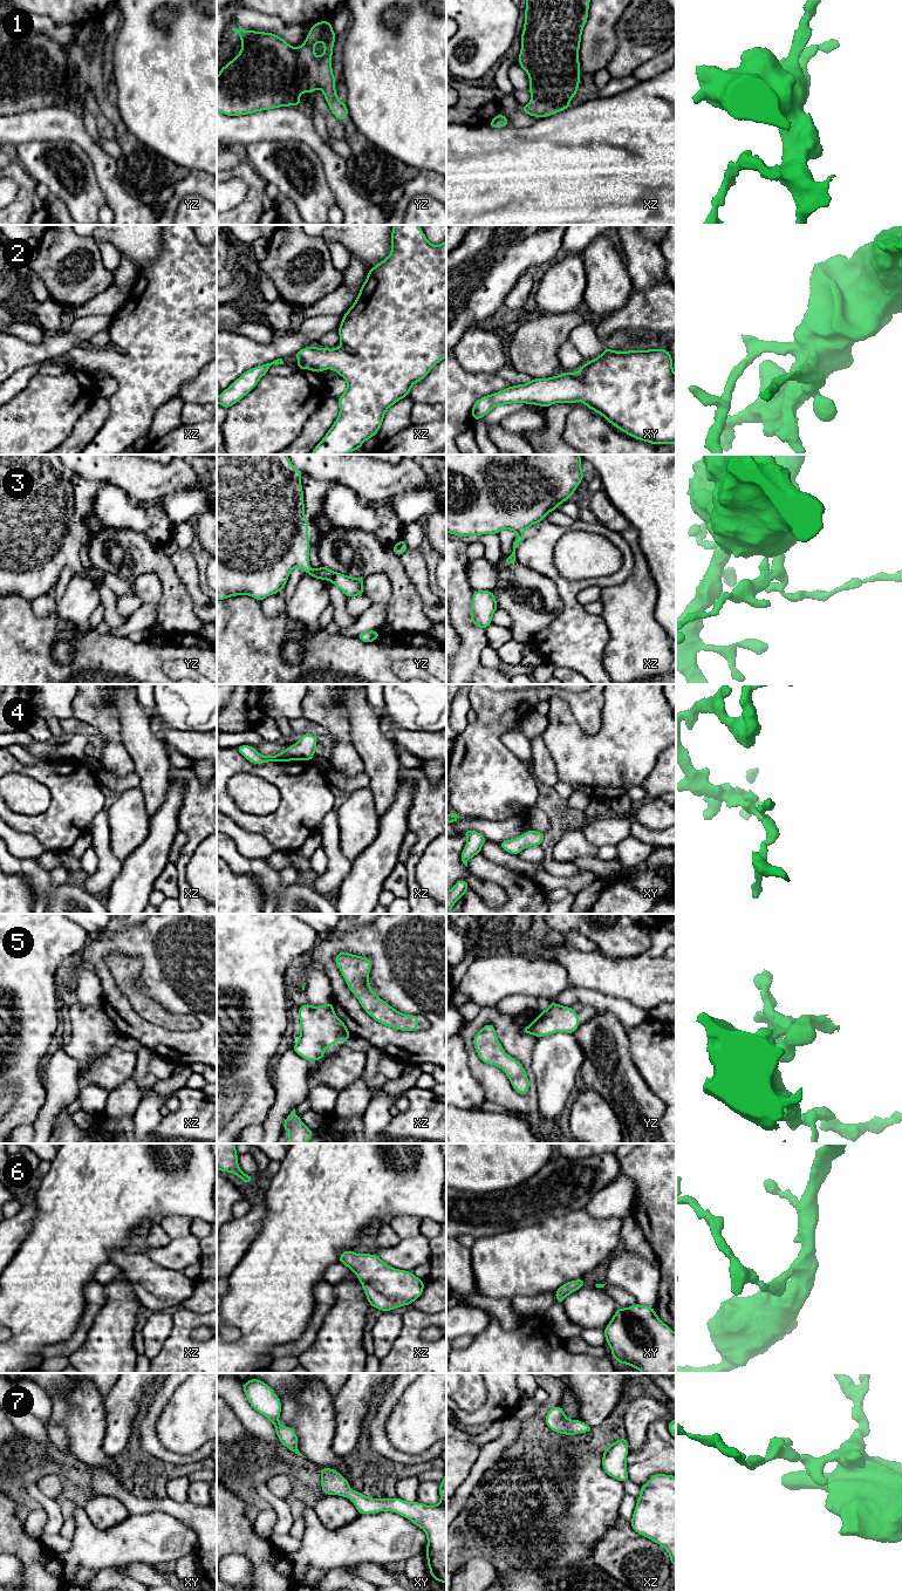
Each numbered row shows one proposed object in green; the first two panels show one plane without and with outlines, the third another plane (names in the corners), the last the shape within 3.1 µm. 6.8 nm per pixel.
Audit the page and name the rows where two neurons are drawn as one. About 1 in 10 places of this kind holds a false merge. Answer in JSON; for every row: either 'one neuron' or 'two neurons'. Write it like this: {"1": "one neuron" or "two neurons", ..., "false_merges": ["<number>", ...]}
{"1": "one neuron", "2": "one neuron", "3": "one neuron", "4": "one neuron", "5": "one neuron", "6": "one neuron", "7": "one neuron", "false_merges": []}

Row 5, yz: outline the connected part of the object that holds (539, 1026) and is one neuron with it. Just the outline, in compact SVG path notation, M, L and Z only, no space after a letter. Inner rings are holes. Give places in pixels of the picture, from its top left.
M551 1002L549 1006L545 1011L539 1012L539 1017L529 1026L521 1029L521 1032L540 1038L555 1032L575 1033L578 1026L579 1016L573 1008Z

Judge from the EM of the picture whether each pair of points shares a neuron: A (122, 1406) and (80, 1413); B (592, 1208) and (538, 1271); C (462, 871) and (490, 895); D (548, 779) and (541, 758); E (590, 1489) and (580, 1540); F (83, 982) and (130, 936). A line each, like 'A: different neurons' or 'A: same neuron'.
A: different neurons
B: different neurons
C: same neuron
D: same neuron
E: same neuron
F: different neurons

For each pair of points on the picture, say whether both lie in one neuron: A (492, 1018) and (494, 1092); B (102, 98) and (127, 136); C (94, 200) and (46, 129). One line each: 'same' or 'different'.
A: same
B: same
C: different

